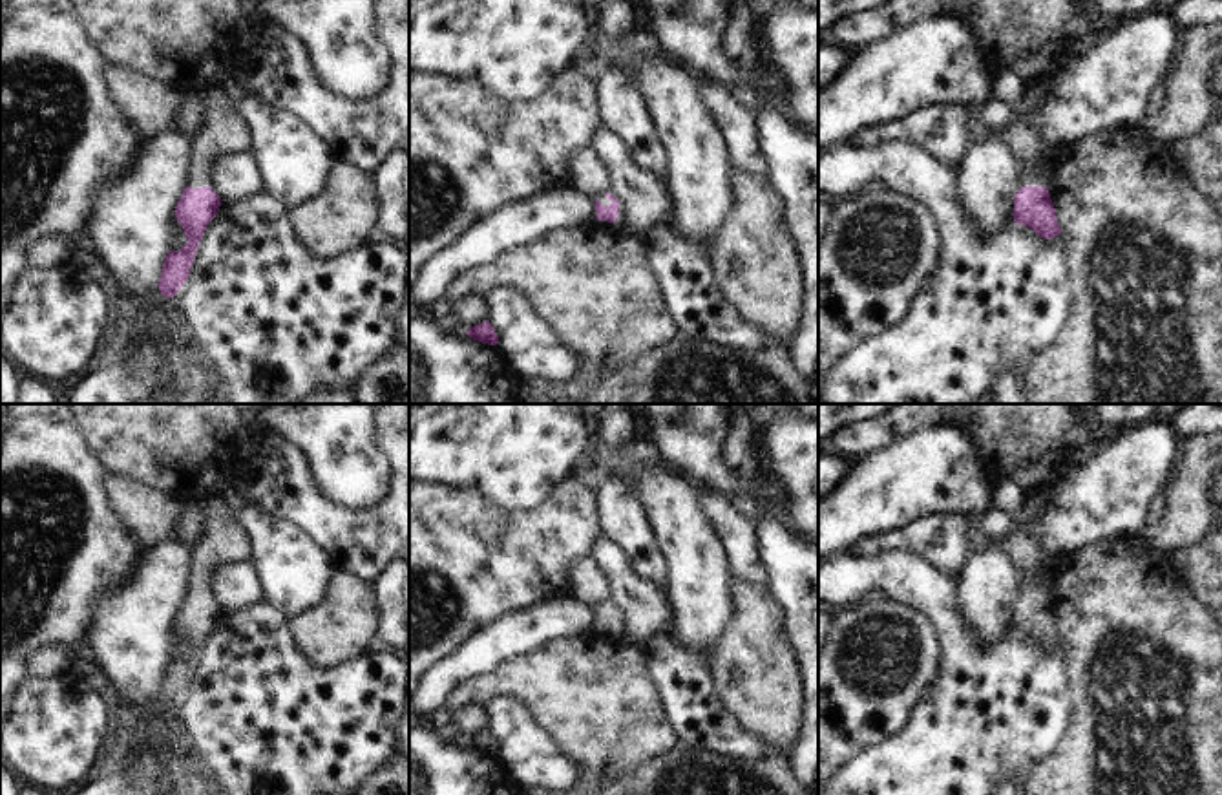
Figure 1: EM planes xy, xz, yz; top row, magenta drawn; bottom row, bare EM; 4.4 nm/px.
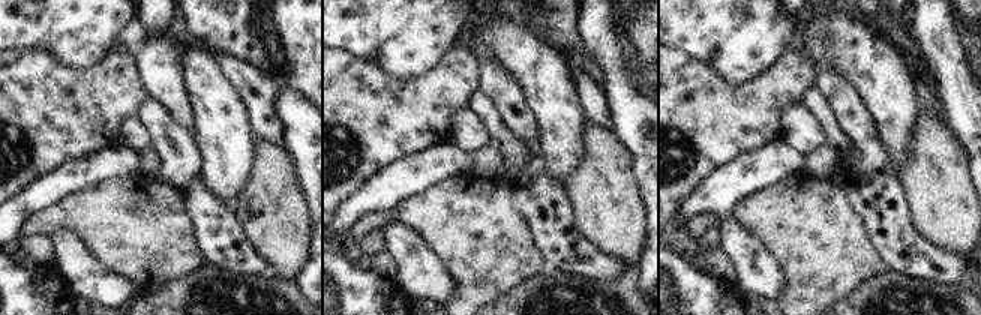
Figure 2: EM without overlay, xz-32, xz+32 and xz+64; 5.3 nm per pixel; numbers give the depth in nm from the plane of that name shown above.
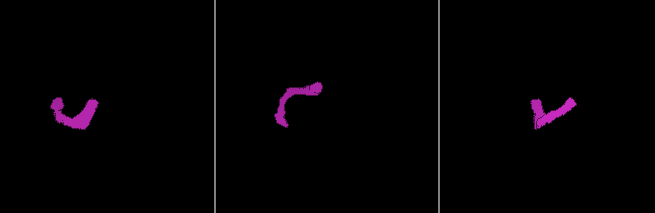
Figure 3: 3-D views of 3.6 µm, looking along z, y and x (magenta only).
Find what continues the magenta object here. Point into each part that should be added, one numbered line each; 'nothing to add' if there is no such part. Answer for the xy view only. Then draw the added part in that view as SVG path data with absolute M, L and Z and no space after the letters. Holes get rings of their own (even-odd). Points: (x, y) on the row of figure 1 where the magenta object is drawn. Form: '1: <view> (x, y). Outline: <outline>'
1: xy (223, 130). Outline: M223 80L205 90L203 122L190 137L190 172L186 186L208 186L208 168L214 159L226 154L247 154L252 133L239 111L223 95Z

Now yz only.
1: yz (1023, 136). Outline: M1045 77L1038 86L1028 86L1021 115L999 132L999 139L1019 161L1027 186L1038 186L1032 174L1048 154L1047 143L1041 137L1041 104L1050 97L1052 90L1054 77Z

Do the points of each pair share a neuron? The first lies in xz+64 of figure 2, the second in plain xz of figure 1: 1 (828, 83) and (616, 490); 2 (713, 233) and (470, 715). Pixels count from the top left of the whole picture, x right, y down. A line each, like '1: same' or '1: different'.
1: same
2: same

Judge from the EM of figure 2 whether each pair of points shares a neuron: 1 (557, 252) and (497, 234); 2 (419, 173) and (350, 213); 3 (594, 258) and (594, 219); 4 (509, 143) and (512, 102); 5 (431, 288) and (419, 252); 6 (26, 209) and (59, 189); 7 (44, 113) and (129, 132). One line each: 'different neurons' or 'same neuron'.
1: different neurons
2: same neuron
3: different neurons
4: different neurons
5: same neuron
6: same neuron
7: different neurons

